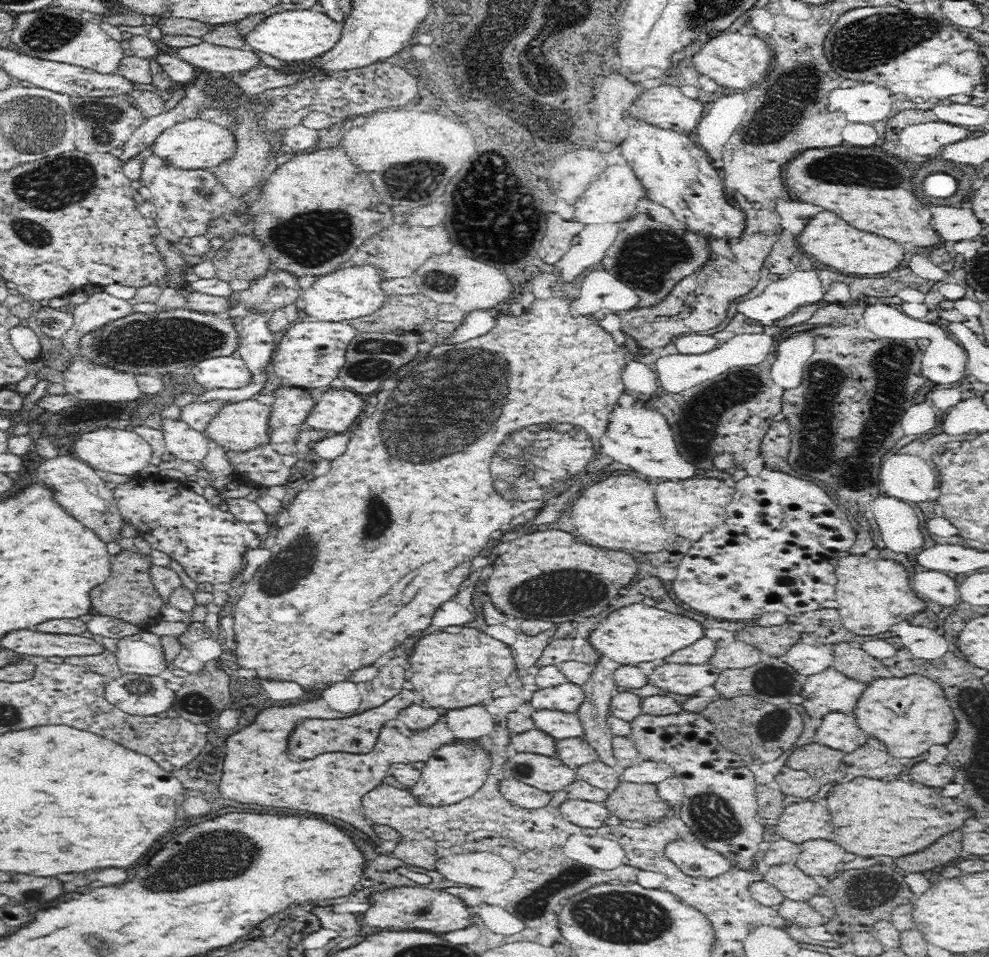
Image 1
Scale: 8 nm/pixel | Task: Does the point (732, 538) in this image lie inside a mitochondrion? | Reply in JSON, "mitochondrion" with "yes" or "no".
{"mitochondrion":"no"}

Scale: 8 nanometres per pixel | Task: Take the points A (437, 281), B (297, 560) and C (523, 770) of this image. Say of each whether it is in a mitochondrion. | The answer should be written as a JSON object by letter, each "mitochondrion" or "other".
{"A":"mitochondrion","B":"mitochondrion","C":"mitochondrion"}

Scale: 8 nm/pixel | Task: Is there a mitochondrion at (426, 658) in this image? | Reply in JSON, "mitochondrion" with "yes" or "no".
{"mitochondrion":"no"}

